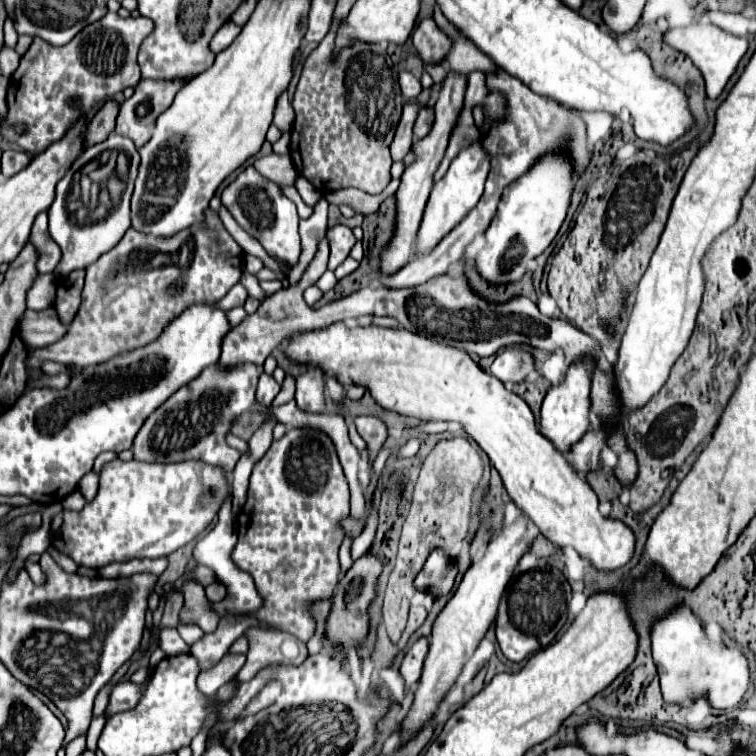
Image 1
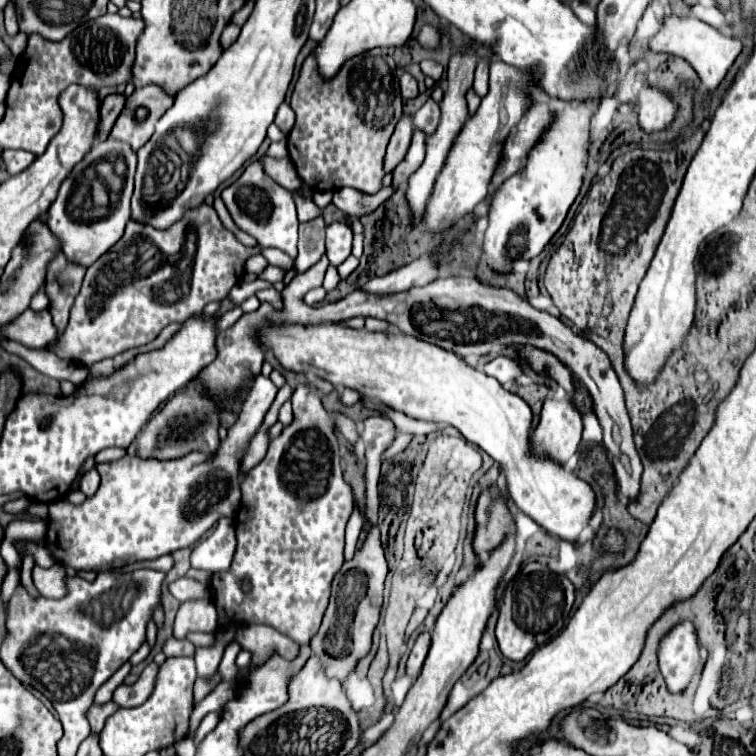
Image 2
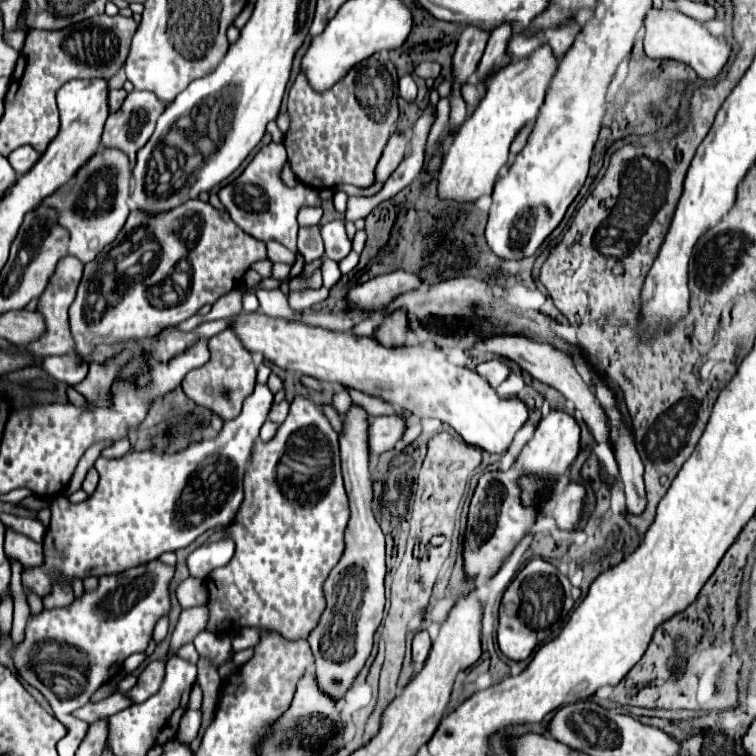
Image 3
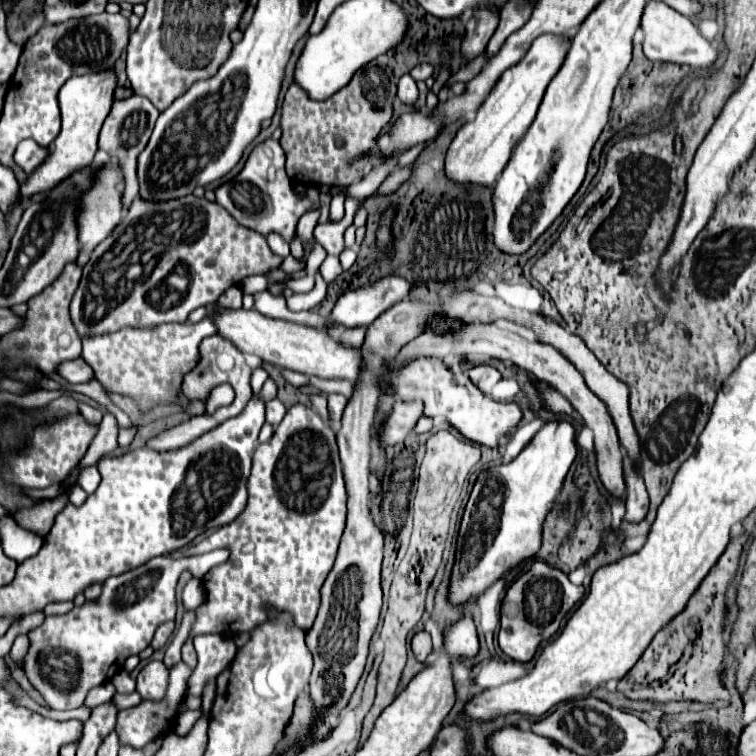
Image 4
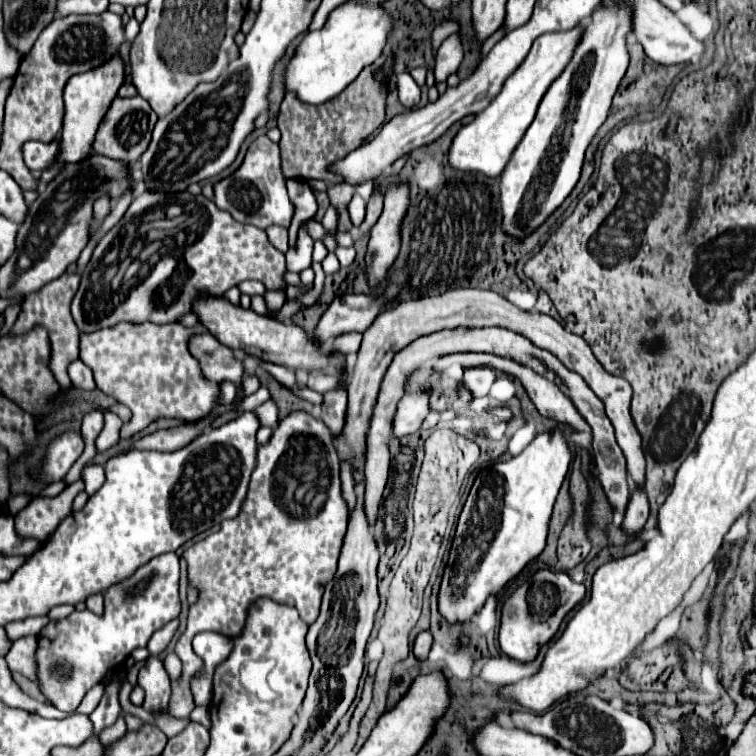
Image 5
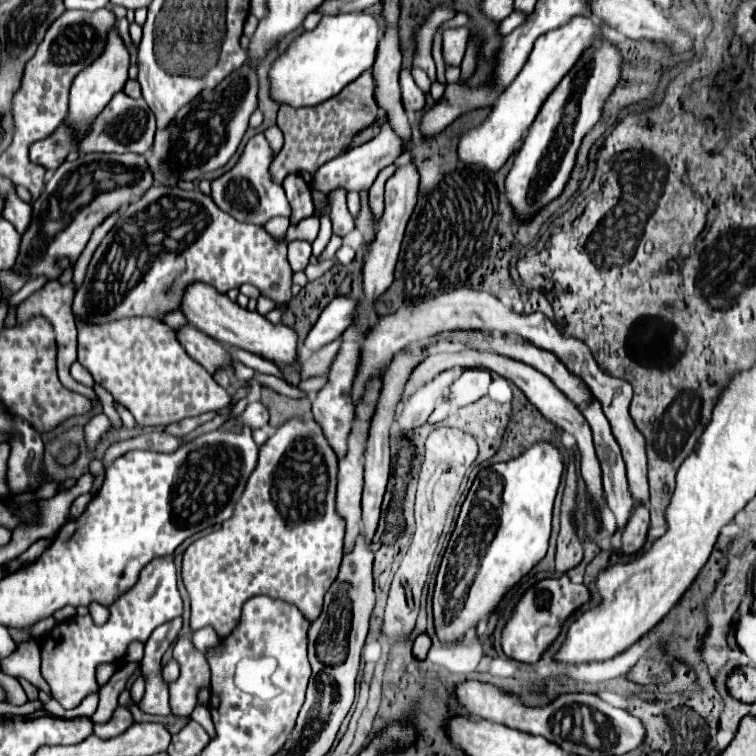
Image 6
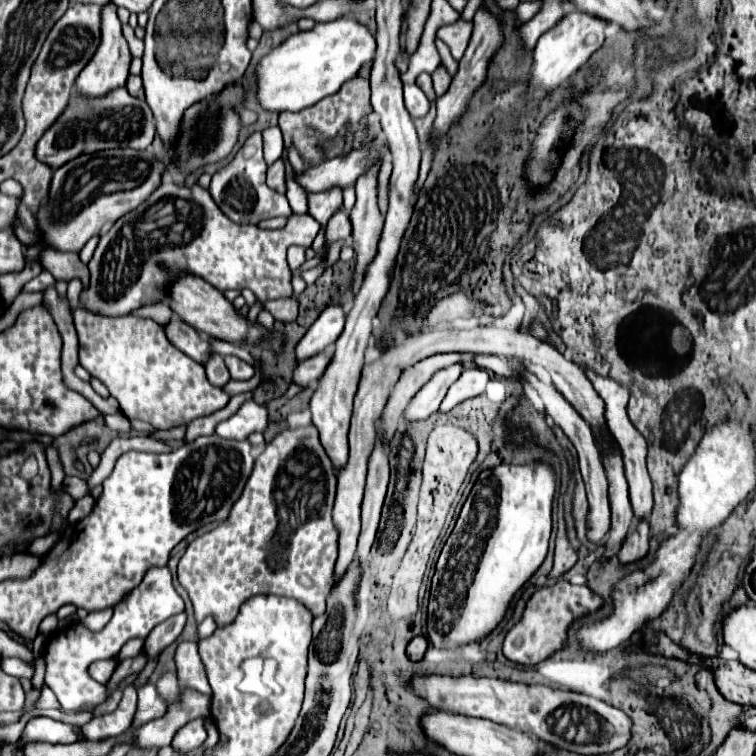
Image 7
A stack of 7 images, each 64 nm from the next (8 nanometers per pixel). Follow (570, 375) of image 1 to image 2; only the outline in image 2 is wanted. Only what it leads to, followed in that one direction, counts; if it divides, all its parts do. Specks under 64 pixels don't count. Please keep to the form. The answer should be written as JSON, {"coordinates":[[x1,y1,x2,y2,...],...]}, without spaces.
{"coordinates":[[566,394,548,396,542,406,540,424,532,434,532,448,540,456,566,464,566,460,578,452,582,430,582,414,574,400]]}

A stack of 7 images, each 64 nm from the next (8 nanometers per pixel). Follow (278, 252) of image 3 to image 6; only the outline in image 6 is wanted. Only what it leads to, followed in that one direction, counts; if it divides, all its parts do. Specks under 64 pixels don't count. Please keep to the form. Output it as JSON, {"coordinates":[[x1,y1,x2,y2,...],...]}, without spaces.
{"coordinates":[[276,218,276,220,269,220,264,228,268,230,268,234,270,234,274,240,280,240,280,242,282,242,282,240,286,238,288,226,290,226,290,220,280,220,280,218]]}

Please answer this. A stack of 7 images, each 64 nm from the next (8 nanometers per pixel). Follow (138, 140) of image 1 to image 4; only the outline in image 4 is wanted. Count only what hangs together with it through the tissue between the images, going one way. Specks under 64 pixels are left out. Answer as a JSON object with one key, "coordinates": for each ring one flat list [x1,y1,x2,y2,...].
{"coordinates":[[132,94,130,98,126,100,116,100,104,126,102,126,102,132,100,132,100,140,98,140,98,146,100,150,104,150,112,160,120,160,120,166,124,168,124,181,125,187,123,190,122,203,124,209,127,210,132,204,134,198,138,196,138,180,136,180,136,158,138,154,142,152,142,148,148,144,148,138,154,130,154,122,158,118,158,110,156,106,146,98,146,96,140,96,140,94]]}

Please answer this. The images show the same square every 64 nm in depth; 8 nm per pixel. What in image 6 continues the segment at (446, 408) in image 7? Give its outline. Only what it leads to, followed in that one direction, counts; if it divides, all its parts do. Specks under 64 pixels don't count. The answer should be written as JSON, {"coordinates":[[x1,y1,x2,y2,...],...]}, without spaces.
{"coordinates":[[482,368,464,370,462,376,450,386,448,400,436,406,428,418,428,423,441,422,447,417,448,412,454,412,456,408,462,408,462,406,486,396,490,382,492,382,492,374,488,370,482,370]]}

